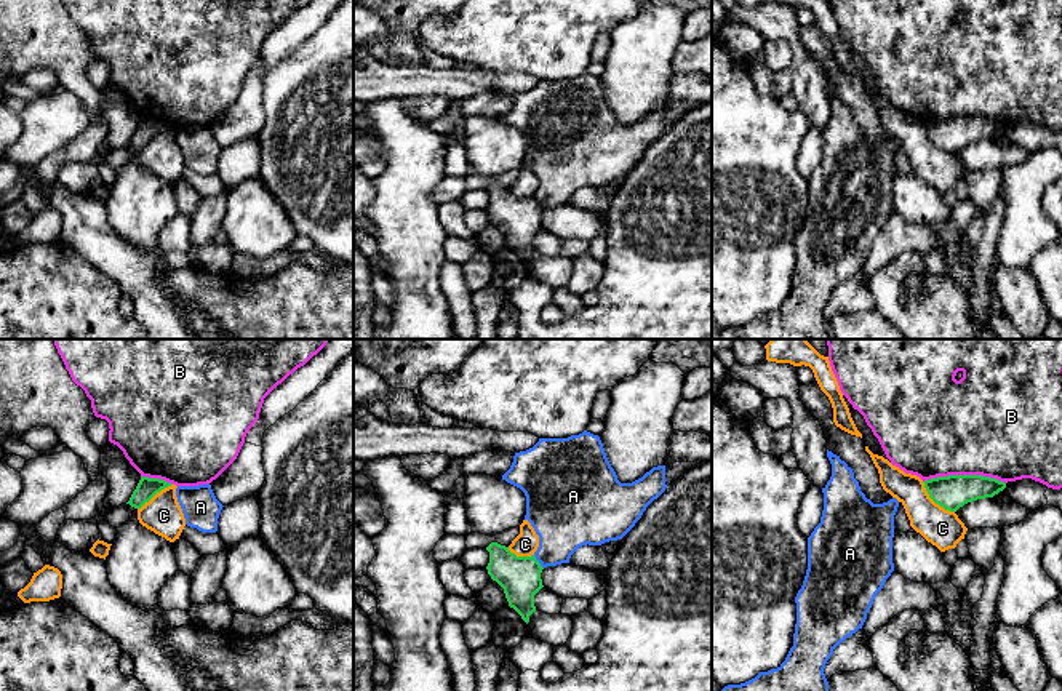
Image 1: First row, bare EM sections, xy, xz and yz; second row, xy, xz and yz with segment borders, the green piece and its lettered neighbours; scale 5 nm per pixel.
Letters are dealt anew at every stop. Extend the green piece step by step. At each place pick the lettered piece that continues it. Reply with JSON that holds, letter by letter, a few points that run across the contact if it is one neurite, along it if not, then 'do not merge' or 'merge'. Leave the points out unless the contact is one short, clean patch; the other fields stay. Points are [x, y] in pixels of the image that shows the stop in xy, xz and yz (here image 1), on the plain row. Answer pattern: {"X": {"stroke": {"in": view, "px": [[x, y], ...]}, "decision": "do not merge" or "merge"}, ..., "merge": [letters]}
{"A": {"stroke": {"in": "xz", "px": [[533, 197], [542, 210]]}, "decision": "do not merge"}, "B": {"decision": "do not merge"}, "C": {"decision": "do not merge"}, "merge": []}

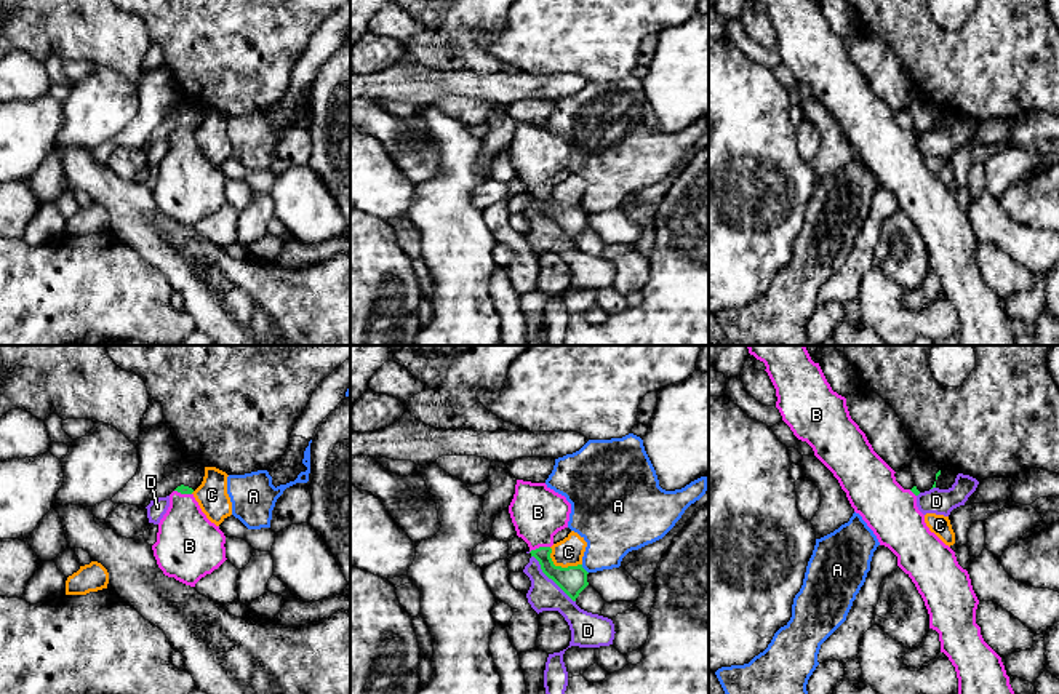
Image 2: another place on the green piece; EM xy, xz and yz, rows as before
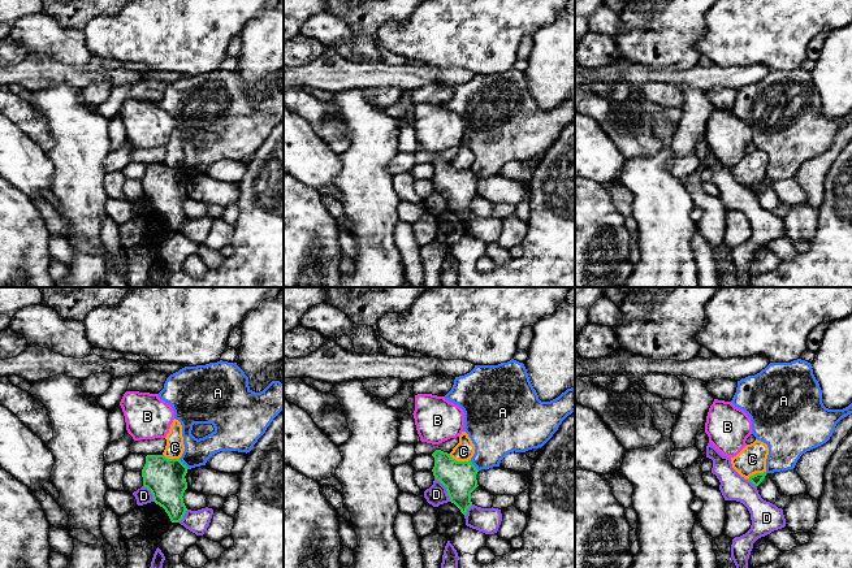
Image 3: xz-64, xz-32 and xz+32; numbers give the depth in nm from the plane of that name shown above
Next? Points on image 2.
{"A": {"stroke": {"in": "xz", "px": [[581, 207], [587, 215]]}, "decision": "do not merge"}, "B": {"stroke": {"in": "xz", "px": [[573, 221], [560, 218], [539, 189], [538, 154]]}, "decision": "merge"}, "C": {"decision": "do not merge"}, "D": {"decision": "do not merge"}, "merge": ["B"]}

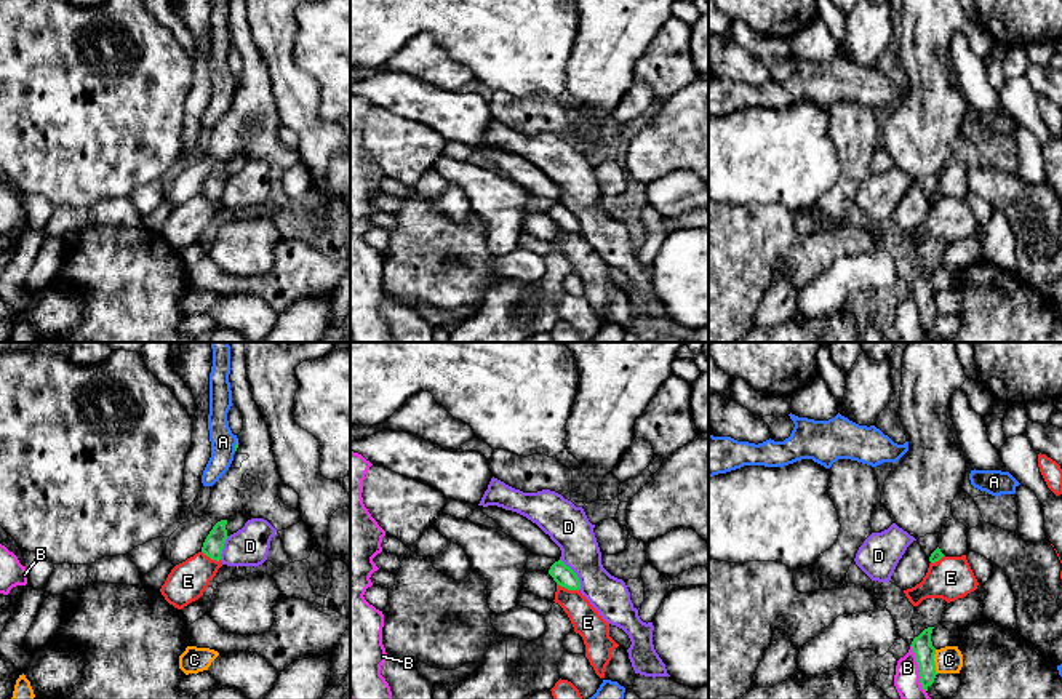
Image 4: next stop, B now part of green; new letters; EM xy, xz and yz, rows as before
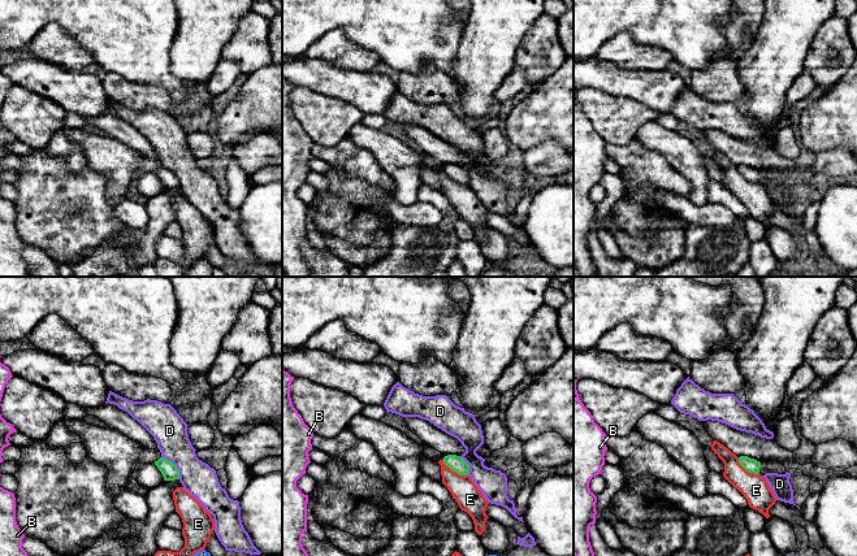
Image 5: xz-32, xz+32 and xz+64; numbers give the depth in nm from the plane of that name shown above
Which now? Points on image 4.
{"A": {"decision": "do not merge"}, "B": {"stroke": {"in": "yz", "px": [[910, 287], [918, 309], [920, 328], [925, 333]]}, "decision": "do not merge"}, "C": {"stroke": {"in": "yz", "px": [[934, 291], [934, 311], [938, 314]]}, "decision": "do not merge"}, "D": {"stroke": {"in": "xz", "px": [[560, 200], [576, 216], [579, 231]]}, "decision": "do not merge"}, "E": {"stroke": {"in": "xz", "px": [[557, 224], [578, 232]]}, "decision": "do not merge"}, "merge": []}

